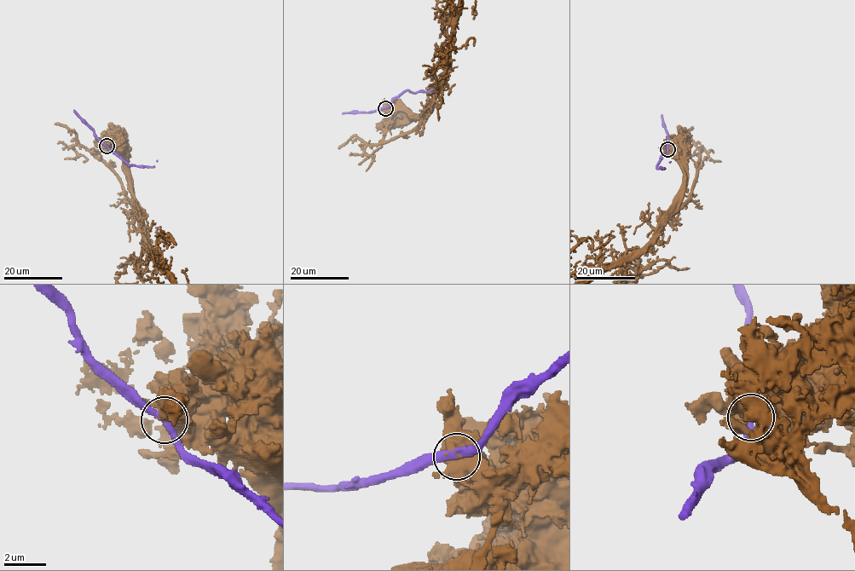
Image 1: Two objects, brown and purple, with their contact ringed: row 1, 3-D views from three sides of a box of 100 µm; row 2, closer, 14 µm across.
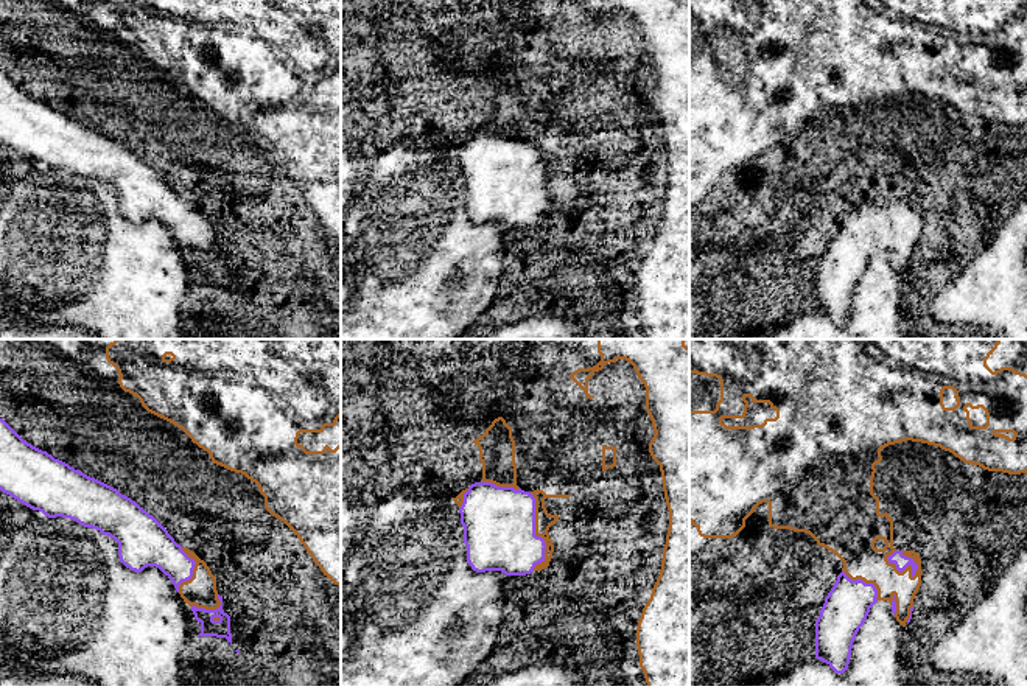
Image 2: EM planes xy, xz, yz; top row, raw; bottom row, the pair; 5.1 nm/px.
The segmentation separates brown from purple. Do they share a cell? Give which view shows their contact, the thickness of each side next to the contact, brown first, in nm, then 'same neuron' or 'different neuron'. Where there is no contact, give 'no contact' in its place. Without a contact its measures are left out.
meets brown in xz; 90 nm thick on the brown side, 360 nm on the other; different neuron

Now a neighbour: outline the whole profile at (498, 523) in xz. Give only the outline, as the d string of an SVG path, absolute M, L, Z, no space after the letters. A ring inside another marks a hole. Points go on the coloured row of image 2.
M475 482L459 509L467 562L476 572L526 576L545 562L545 540L535 535L535 498L514 487Z

